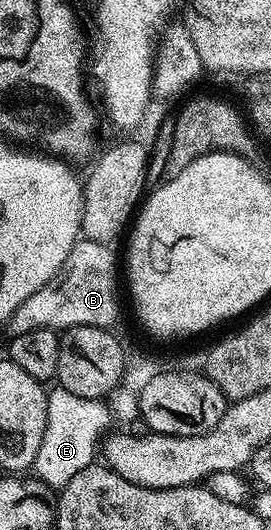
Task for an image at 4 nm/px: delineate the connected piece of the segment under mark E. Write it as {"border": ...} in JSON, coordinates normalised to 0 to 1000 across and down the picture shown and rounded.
{"border":[[[225,728],[199,732],[173,742],[170,815],[118,887],[170,915],[218,925],[310,883],[343,877],[347,857],[376,830],[369,823],[421,787],[410,768],[373,753],[277,747]]]}

